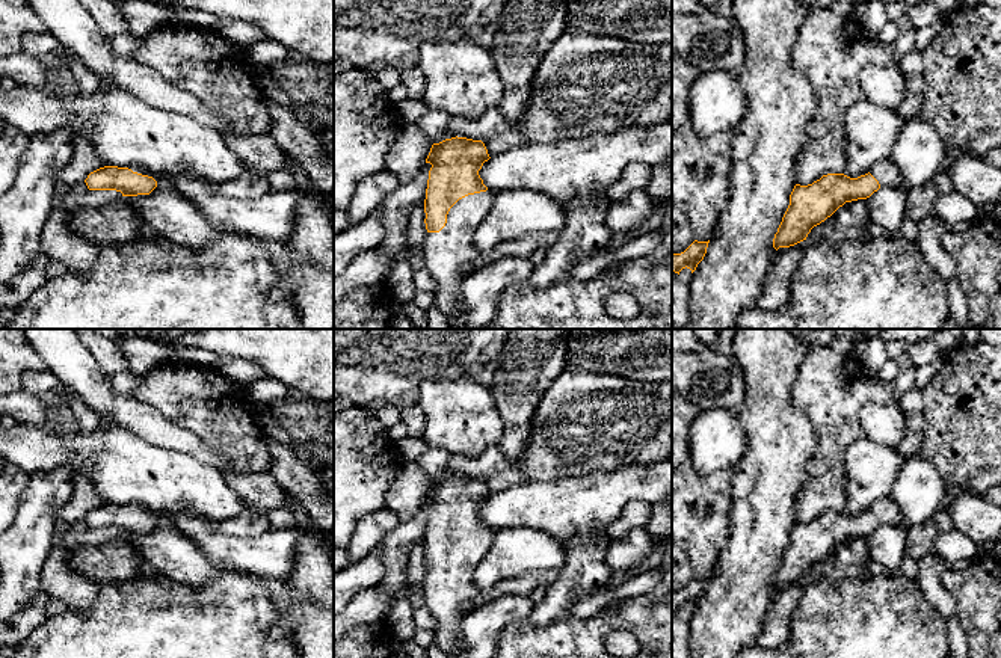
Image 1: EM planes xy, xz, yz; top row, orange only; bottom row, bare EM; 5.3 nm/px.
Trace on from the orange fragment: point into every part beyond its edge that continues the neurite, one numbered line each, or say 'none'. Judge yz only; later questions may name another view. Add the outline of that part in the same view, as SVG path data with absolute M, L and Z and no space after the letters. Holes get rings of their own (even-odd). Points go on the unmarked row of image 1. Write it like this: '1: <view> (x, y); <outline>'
1: yz (885, 510); M889 497L876 501L870 507L870 512L879 519L880 524L898 525L901 522L901 513Z

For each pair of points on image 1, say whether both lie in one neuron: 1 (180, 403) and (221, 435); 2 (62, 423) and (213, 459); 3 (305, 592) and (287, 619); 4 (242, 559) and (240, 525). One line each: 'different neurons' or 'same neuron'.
1: same neuron
2: different neurons
3: different neurons
4: different neurons

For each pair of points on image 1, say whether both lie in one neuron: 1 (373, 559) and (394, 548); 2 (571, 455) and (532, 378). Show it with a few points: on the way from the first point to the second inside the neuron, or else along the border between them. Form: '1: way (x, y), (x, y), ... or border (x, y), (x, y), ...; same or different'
1: border (375, 550), (384, 565), (384, 577), (373, 587); different
2: border (565, 370), (544, 393), (529, 429); different

